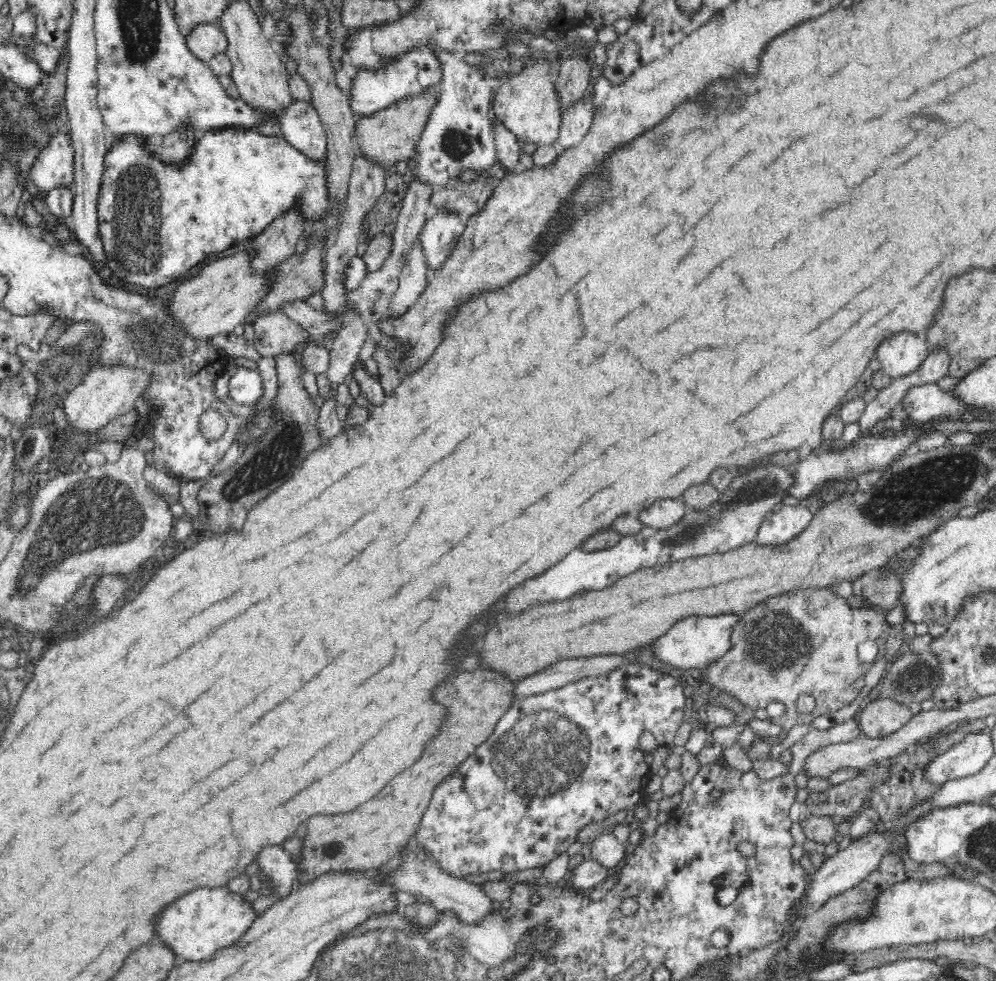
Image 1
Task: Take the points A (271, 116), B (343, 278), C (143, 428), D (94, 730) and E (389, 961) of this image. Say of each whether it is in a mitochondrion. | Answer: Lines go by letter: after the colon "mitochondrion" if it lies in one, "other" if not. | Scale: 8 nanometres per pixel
A: other
B: other
C: other
D: other
E: mitochondrion

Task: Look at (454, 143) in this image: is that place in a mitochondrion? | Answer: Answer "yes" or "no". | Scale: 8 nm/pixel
yes

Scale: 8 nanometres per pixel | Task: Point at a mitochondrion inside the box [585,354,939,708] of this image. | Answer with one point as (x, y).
(772, 643)

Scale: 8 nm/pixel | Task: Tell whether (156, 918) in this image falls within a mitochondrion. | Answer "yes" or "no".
no

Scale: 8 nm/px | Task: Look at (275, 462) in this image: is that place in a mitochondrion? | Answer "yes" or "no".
yes

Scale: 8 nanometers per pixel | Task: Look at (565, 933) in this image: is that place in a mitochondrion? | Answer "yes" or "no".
yes

